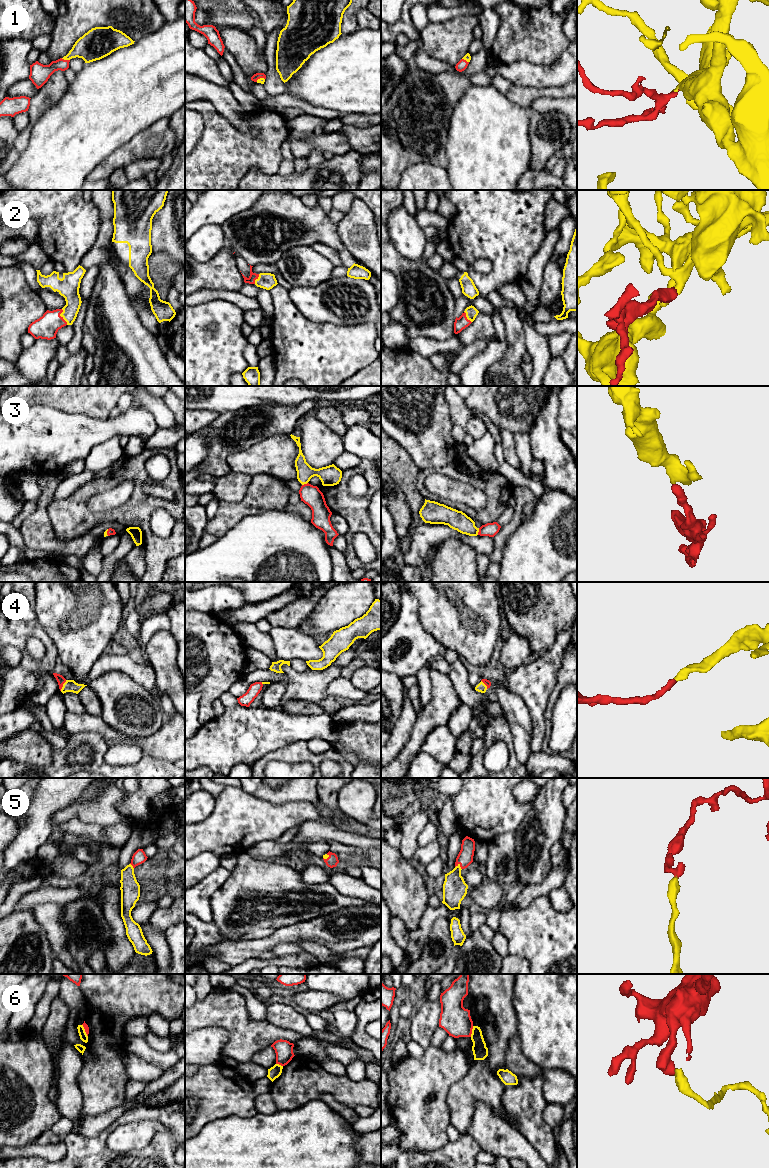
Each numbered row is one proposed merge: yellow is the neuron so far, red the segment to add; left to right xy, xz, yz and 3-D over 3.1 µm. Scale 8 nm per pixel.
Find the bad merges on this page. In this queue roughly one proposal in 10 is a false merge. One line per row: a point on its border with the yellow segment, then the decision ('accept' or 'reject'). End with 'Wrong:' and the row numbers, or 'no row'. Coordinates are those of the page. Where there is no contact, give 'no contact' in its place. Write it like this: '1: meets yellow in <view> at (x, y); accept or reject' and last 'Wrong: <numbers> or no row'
1: meets yellow in xy at (65, 59); accept
2: meets yellow in xy at (61, 316); accept
3: meets yellow in yz at (478, 531); accept
4: meets yellow in xy at (63, 685); accept
5: meets yellow in yz at (459, 866); accept
6: meets yellow in yz at (472, 1031); reject
Wrong: 6

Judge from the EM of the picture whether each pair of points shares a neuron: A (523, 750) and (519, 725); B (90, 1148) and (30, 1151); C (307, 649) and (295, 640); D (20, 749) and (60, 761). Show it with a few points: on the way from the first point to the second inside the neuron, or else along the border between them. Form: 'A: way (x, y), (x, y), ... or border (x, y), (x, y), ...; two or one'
A: way (522, 744), (522, 731); one
B: border (63, 1141), (66, 1147), (66, 1155), (64, 1157); two
C: way (304, 647), (298, 643); one
D: border (54, 748), (49, 764), (29, 765); two

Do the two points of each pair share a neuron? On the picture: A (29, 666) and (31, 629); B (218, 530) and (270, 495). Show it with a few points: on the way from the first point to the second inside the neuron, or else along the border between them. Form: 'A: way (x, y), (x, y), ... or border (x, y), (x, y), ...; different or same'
A: way (25, 657), (22, 649), (22, 638); same
B: way (231, 517), (238, 510), (247, 507), (257, 500); same

